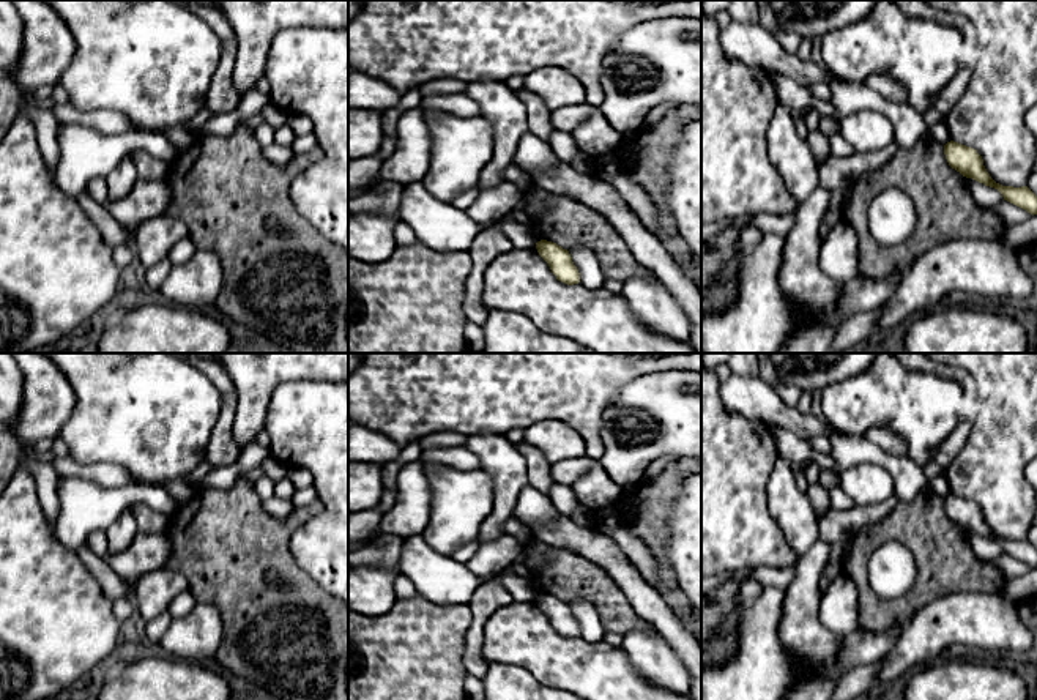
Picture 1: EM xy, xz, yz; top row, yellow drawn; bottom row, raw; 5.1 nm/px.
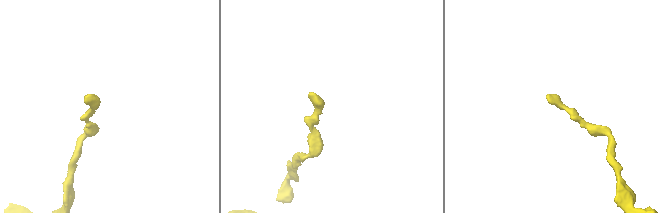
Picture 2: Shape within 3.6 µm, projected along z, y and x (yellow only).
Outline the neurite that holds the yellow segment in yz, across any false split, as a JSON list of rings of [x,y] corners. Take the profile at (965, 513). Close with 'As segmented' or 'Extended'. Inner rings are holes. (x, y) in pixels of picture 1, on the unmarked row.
[[[950,493],[944,498],[944,508],[949,519],[963,530],[998,542],[1004,553],[1026,563],[1032,569],[1037,568],[1037,549],[1028,539],[1013,541],[996,536],[987,525],[983,512],[977,503]]]. As segmented

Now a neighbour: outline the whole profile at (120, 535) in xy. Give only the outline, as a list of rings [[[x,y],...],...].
[[[129,509],[123,511],[106,531],[109,539],[106,557],[126,550],[137,533],[139,530],[132,512]]]

